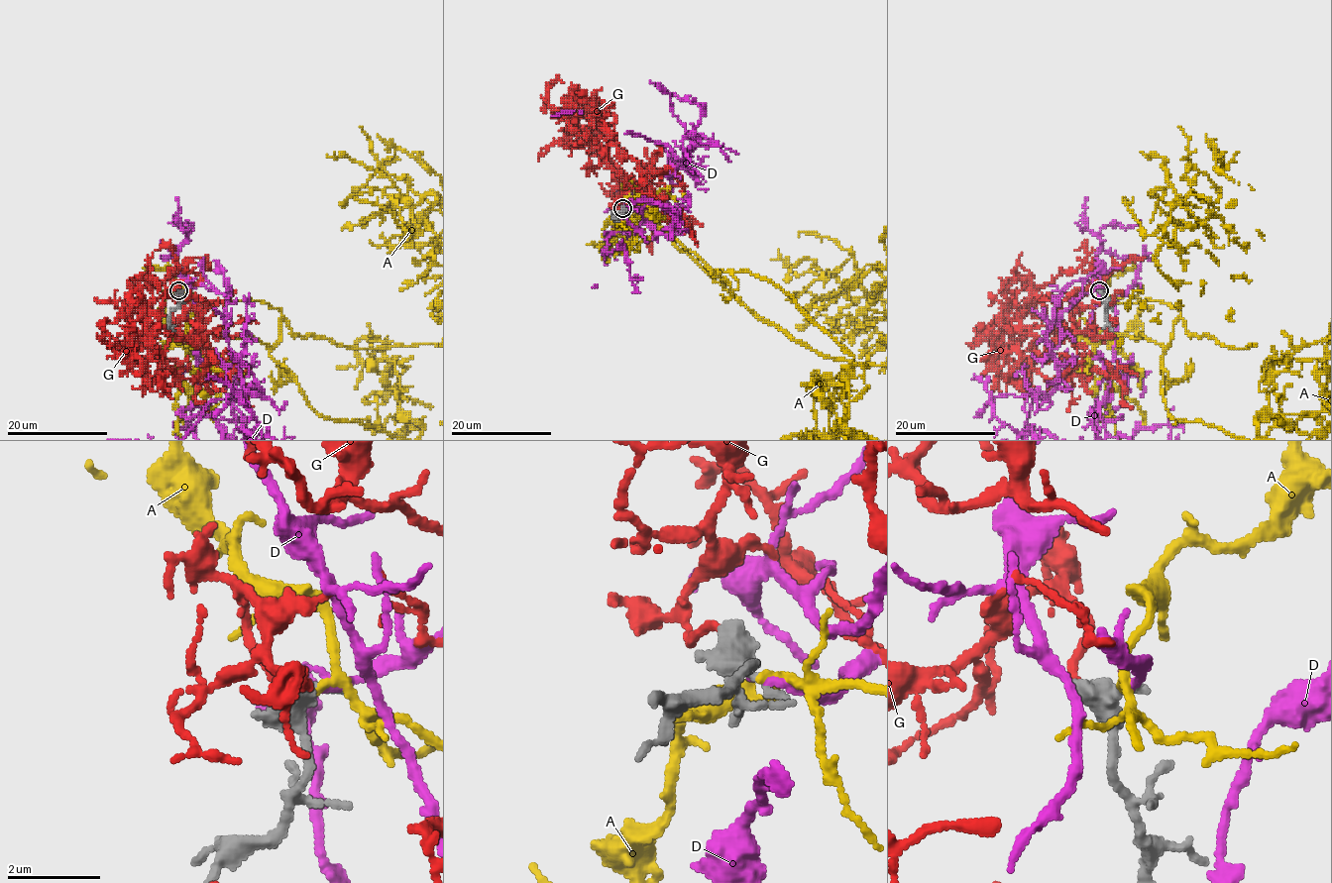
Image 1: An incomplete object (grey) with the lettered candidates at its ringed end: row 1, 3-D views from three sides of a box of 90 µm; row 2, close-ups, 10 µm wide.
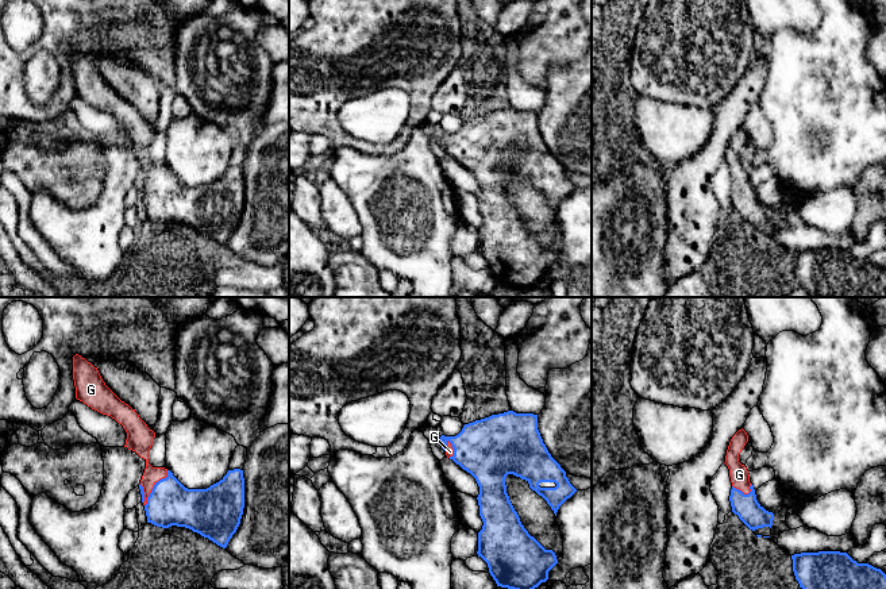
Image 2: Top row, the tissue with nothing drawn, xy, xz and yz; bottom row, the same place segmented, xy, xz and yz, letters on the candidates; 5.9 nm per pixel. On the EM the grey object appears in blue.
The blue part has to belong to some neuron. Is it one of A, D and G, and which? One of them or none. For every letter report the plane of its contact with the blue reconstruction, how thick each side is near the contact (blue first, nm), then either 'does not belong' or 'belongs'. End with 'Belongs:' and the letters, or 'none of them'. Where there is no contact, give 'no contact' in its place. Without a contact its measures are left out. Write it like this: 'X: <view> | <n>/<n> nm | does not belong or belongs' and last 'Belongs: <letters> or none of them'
A: no contact | does not belong
D: no contact | does not belong
G: xy | 260/100 nm | belongs
Belongs: G

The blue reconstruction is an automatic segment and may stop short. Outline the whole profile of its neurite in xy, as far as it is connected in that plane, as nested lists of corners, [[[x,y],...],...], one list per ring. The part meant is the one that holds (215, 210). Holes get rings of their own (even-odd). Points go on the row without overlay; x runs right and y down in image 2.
[[[78,51],[73,54],[73,77],[76,96],[122,122],[127,130],[124,145],[146,158],[139,186],[147,220],[185,224],[226,246],[243,212],[243,168],[228,168],[207,186],[185,185],[170,168],[149,161],[155,130],[105,82],[97,65]]]

